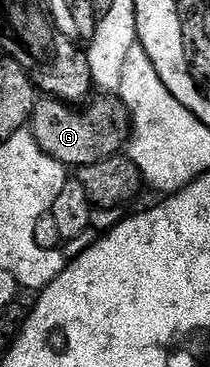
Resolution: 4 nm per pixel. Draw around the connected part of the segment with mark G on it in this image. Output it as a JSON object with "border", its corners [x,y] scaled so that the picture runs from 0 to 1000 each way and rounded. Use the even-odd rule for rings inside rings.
{"border":[[[238,262],[190,264],[171,275],[138,349],[238,431],[324,458],[390,458],[505,431],[543,431],[581,411],[567,409],[581,398],[590,406],[610,395],[633,346],[600,283],[562,262],[462,267],[410,294],[362,294]]]}

